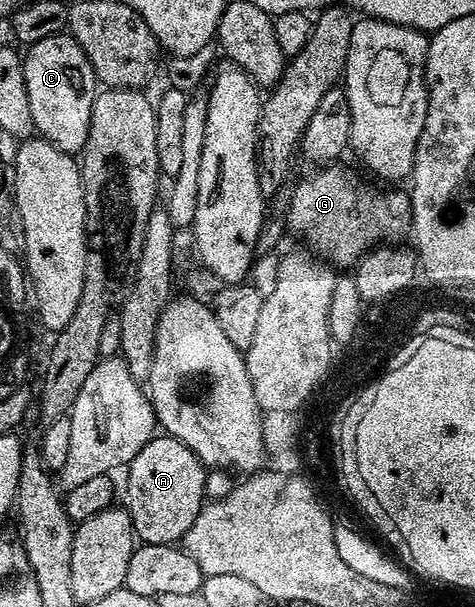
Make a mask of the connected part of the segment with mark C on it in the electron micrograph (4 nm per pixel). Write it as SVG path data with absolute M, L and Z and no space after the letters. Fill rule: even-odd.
M68 32L44 36L44 40L36 40L36 44L29 46L22 63L35 131L53 146L60 148L60 152L71 156L81 155L88 140L94 96L100 90L92 64L88 56L84 56L84 48L80 48L80 44L76 44Z

